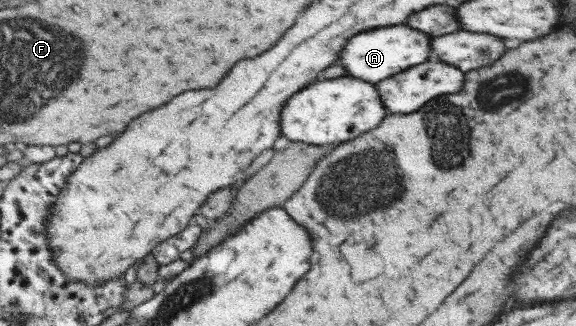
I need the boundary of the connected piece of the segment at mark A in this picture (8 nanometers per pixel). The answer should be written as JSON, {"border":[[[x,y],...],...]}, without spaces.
{"border":[[[407,24],[381,27],[363,31],[362,34],[350,39],[339,59],[339,64],[345,67],[348,76],[377,84],[432,59],[432,46],[434,46],[433,36],[420,31],[419,28]]]}

